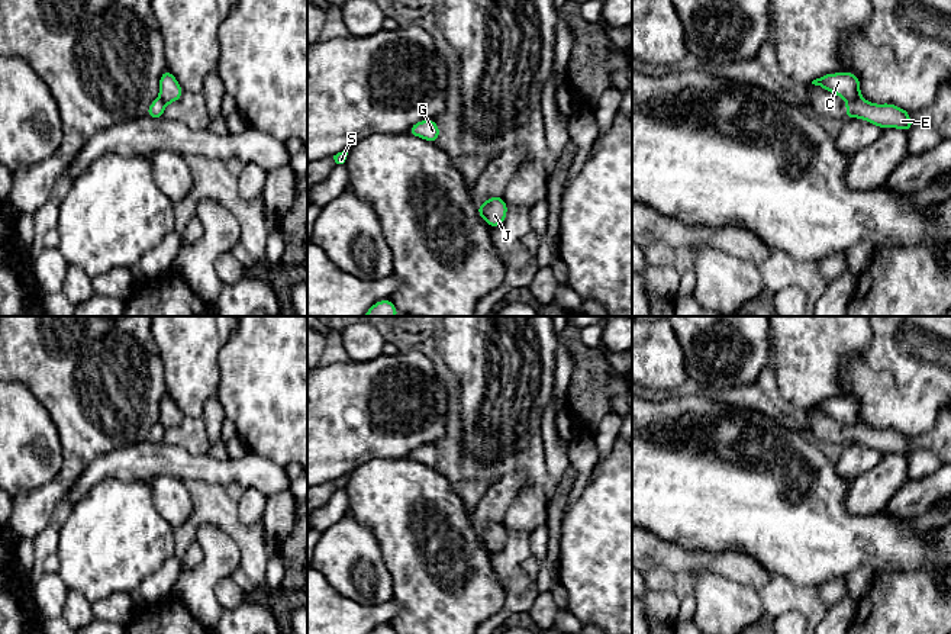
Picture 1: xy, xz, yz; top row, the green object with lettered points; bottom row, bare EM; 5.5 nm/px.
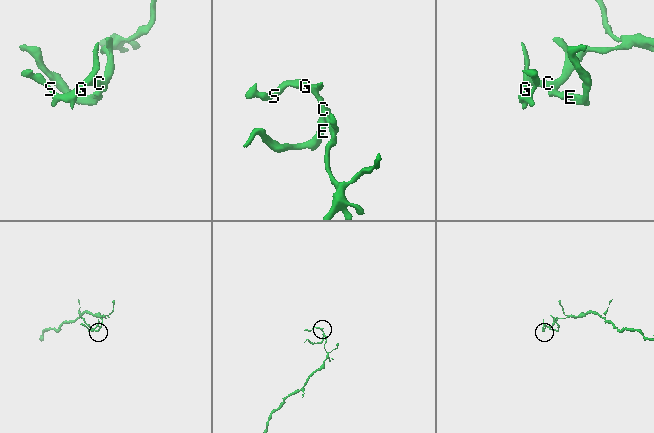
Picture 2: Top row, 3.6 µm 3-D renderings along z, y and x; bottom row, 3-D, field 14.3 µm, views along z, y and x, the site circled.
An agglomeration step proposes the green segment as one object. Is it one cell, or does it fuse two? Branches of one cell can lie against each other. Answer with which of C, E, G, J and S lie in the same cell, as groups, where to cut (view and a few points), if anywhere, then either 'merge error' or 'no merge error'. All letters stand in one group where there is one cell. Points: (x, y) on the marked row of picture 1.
groups C G J S / E; cut yz (861, 97), (847, 100); merge error

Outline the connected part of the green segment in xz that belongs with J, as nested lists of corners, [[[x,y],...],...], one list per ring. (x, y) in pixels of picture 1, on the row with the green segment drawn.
[[[500,196],[490,197],[483,203],[483,218],[490,228],[500,226],[506,215],[507,205]]]

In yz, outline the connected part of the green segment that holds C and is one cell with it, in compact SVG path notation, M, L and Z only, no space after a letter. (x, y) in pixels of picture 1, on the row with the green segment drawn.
M854 73L825 74L813 80L812 84L826 88L845 100L863 99L860 78Z

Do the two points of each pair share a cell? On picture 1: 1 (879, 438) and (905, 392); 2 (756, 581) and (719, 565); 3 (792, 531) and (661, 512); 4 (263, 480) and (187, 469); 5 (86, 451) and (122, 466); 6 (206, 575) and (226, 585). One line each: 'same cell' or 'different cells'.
1: different cells
2: same cell
3: same cell
4: same cell
5: different cells
6: different cells

